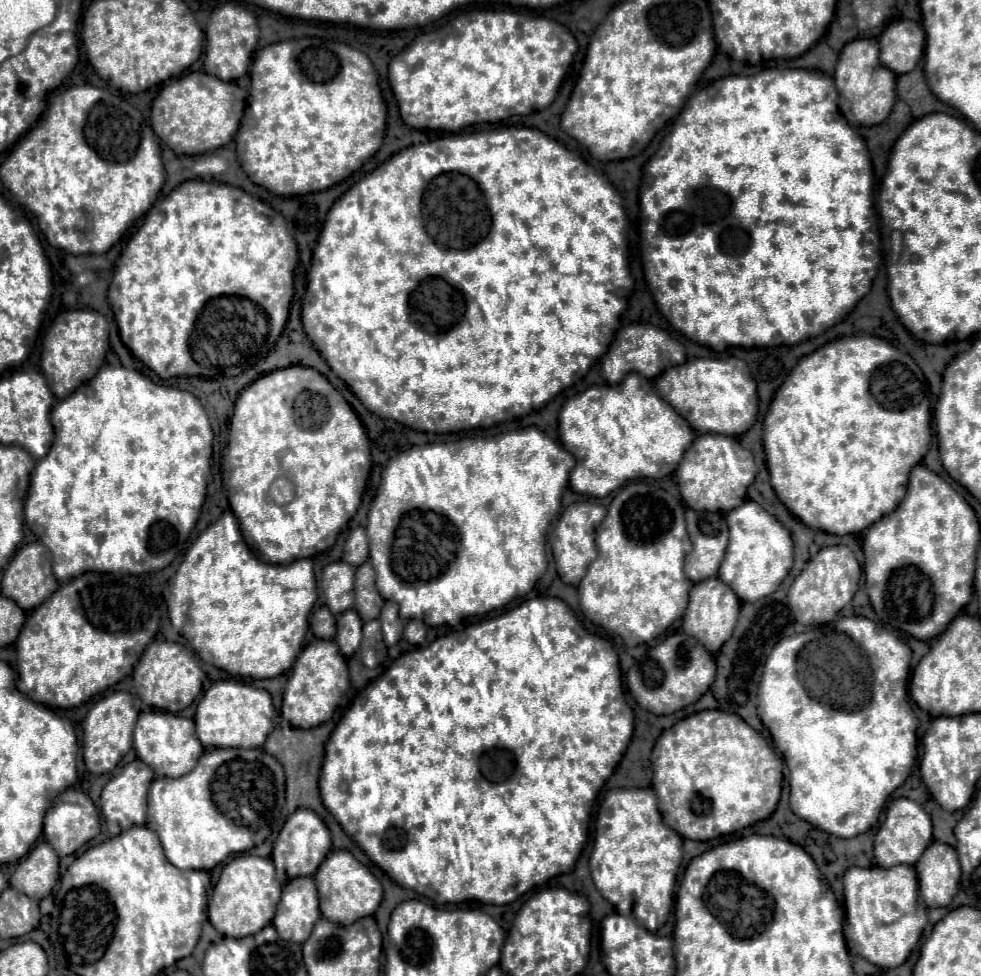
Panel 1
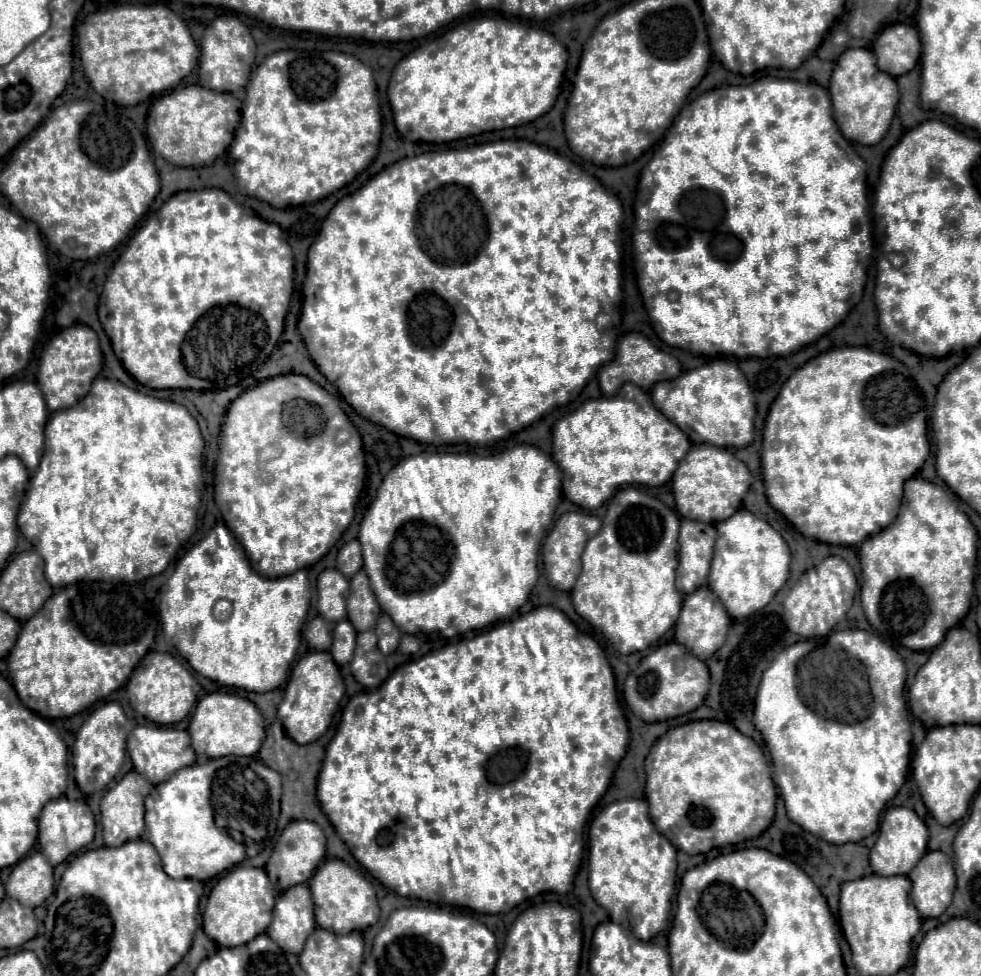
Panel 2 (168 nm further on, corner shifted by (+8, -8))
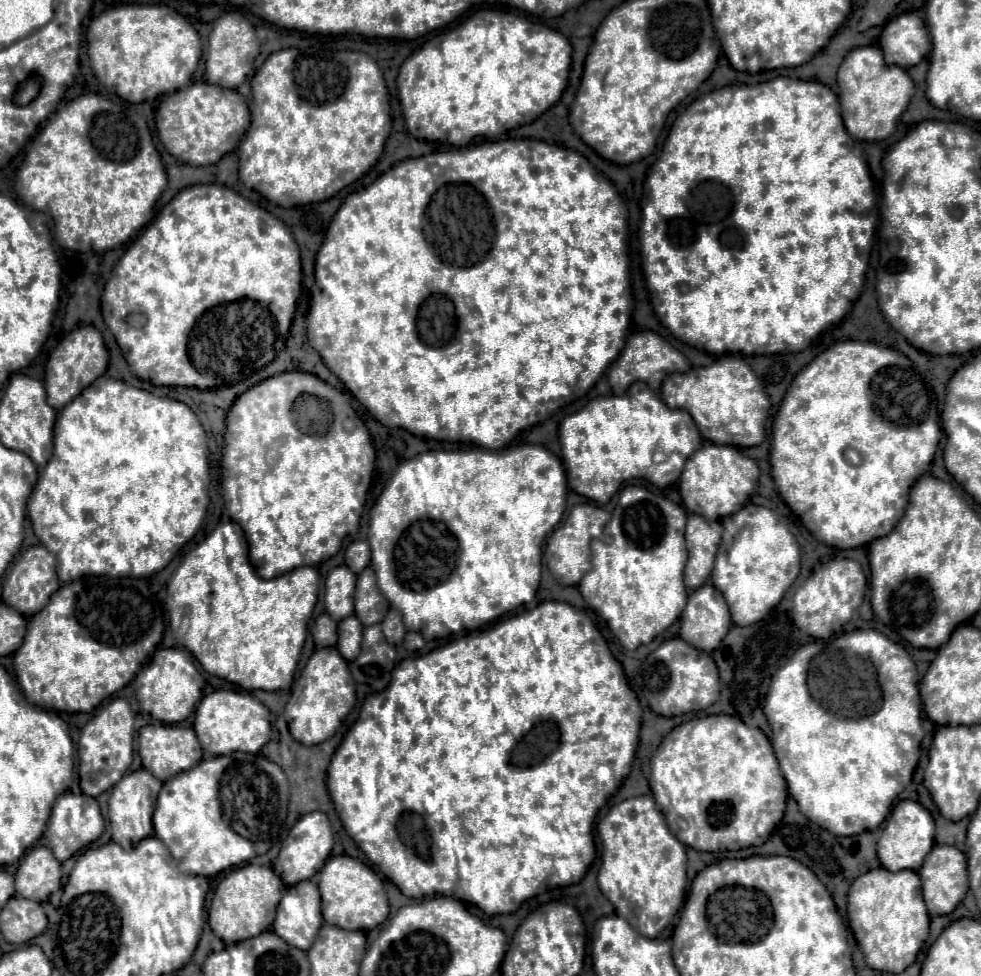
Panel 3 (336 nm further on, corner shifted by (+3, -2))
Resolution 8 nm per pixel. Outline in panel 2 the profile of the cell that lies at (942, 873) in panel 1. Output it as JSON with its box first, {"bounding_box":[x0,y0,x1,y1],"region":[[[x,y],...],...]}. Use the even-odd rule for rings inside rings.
{"bounding_box":[907,851,955,917],"region":[[[929,851],[907,875],[913,883],[911,901],[921,917],[939,917],[951,903],[955,891],[955,867],[943,851]]]}

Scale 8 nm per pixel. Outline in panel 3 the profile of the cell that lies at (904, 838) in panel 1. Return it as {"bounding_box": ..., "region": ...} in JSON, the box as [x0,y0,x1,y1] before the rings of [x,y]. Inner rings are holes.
{"bounding_box":[878,801,934,871],"region":[[[900,801],[890,819],[884,825],[882,837],[878,841],[878,859],[888,871],[902,871],[902,869],[912,869],[918,871],[922,867],[924,857],[928,851],[934,847],[934,819],[932,815],[916,801]]]}

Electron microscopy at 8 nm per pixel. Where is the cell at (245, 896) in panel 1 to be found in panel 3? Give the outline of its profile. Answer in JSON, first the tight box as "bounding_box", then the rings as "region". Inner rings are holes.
{"bounding_box":[208,863,282,945],"region":[[[256,863],[236,867],[216,887],[212,905],[208,909],[208,923],[226,945],[252,939],[262,931],[268,931],[268,927],[272,927],[272,919],[276,915],[280,897],[282,897],[282,883],[280,877],[272,871],[272,867]]]}

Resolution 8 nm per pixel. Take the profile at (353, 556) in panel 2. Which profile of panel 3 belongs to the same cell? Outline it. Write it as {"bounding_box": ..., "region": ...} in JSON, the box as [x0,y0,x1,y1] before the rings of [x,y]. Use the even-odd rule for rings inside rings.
{"bounding_box":[346,541,370,573],"region":[[[352,541],[346,549],[346,565],[354,571],[360,573],[366,565],[370,563],[370,547],[366,541]]]}

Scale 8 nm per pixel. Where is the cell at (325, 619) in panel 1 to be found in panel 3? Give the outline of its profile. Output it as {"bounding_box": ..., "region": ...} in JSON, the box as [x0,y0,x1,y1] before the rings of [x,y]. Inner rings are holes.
{"bounding_box":[312,613,336,647],"region":[[[322,613],[314,621],[312,637],[314,637],[316,647],[334,647],[336,645],[336,621],[332,621],[328,613]]]}

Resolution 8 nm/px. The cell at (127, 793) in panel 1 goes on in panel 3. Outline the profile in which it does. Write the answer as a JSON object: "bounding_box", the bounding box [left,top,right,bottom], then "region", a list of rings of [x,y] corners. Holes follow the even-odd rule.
{"bounding_box":[108,769,162,851],"region":[[[138,769],[132,773],[126,773],[120,783],[110,793],[108,799],[108,819],[110,819],[110,829],[112,829],[112,841],[122,845],[126,851],[130,851],[138,841],[144,837],[150,837],[154,833],[152,829],[152,811],[154,811],[154,801],[156,795],[162,787],[162,781],[158,781],[148,769]]]}

